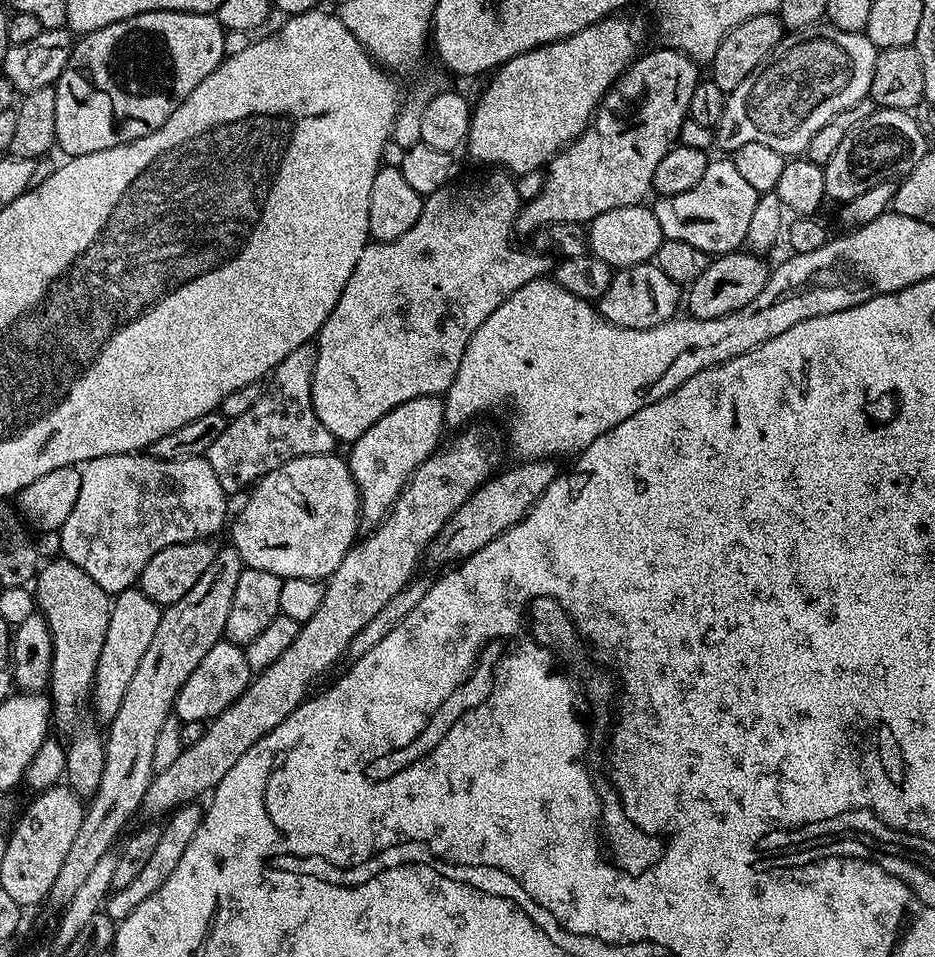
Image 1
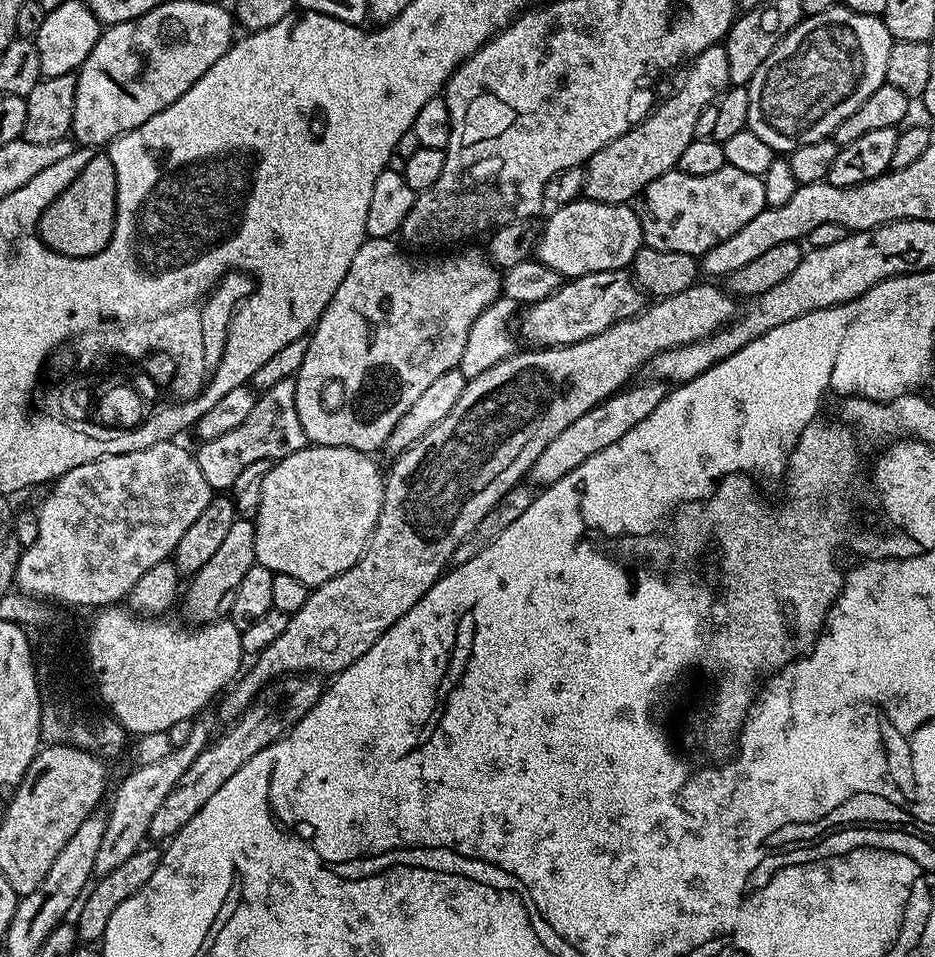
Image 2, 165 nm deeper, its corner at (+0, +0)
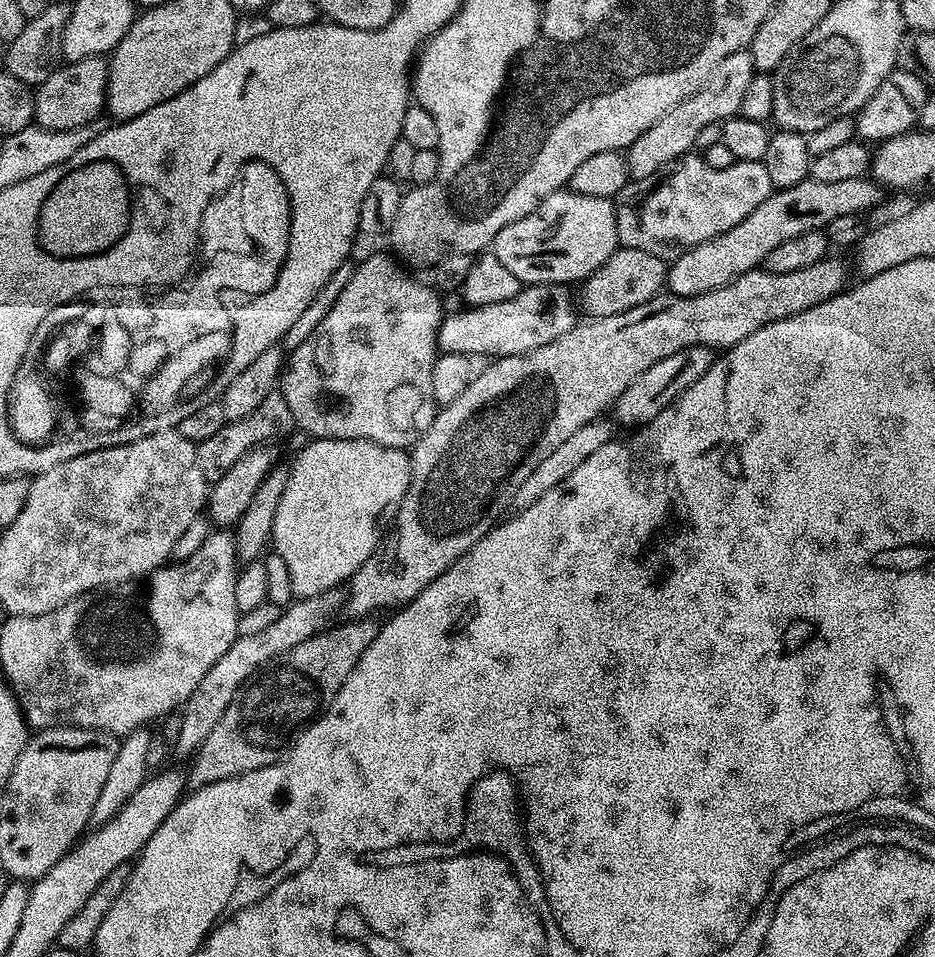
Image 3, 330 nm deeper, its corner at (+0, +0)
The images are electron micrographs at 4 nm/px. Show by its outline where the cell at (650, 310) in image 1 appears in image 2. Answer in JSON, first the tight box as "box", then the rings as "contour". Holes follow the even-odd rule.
{"box":[519,269,646,348],"contour":[[[625,269],[602,270],[565,279],[550,298],[527,305],[524,317],[523,312],[519,317],[520,332],[532,343],[529,345],[561,348],[564,344],[594,338],[594,334],[602,334],[602,330],[610,330],[610,326],[637,316],[645,307],[646,293]]]}

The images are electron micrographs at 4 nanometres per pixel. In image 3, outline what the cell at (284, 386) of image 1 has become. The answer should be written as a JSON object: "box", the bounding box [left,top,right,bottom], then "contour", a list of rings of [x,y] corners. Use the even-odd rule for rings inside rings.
{"box":[196,390,296,486],"contour":[[[279,390],[271,392],[259,404],[258,410],[246,414],[246,418],[241,420],[221,423],[217,432],[212,432],[210,438],[206,438],[206,442],[196,445],[196,457],[198,467],[202,469],[202,478],[206,478],[206,482],[211,486],[229,473],[229,469],[232,469],[234,462],[237,462],[242,454],[260,445],[279,442],[278,440],[282,439],[288,431],[293,431],[295,428],[296,419],[294,414],[290,414],[290,406],[286,403],[284,393]]]}

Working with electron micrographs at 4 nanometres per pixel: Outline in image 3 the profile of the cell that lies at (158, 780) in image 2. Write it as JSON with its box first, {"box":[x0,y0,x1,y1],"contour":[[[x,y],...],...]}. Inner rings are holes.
{"box":[174,589,345,757],"contour":[[[332,589],[305,600],[297,599],[281,611],[278,622],[274,622],[274,626],[269,626],[259,634],[237,636],[230,650],[226,650],[226,654],[222,654],[222,658],[218,658],[218,662],[214,662],[214,666],[206,670],[206,678],[198,682],[198,690],[194,690],[194,694],[190,694],[190,698],[182,706],[180,712],[182,727],[181,733],[178,734],[178,743],[174,746],[175,752],[191,757],[206,740],[207,735],[214,730],[218,718],[226,714],[226,706],[230,706],[230,702],[240,693],[240,689],[271,660],[283,656],[286,650],[298,646],[298,642],[306,642],[306,638],[317,636],[329,627],[330,616],[339,607],[341,609],[345,605],[345,598],[343,591]]]}

